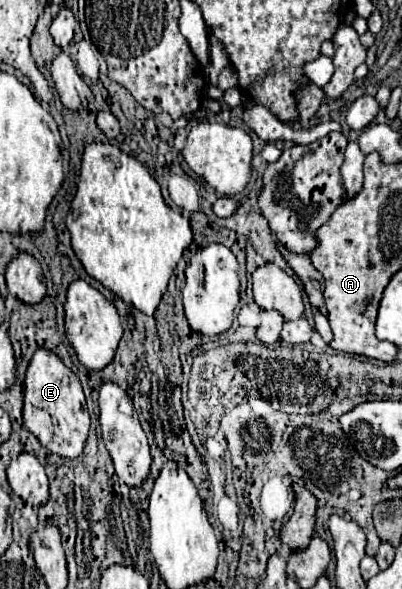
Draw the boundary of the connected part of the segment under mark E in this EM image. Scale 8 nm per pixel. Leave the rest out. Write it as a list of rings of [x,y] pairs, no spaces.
[[[39,348],[27,368],[23,424],[53,454],[77,458],[83,452],[89,434],[89,412],[79,378],[61,362],[59,356]]]

